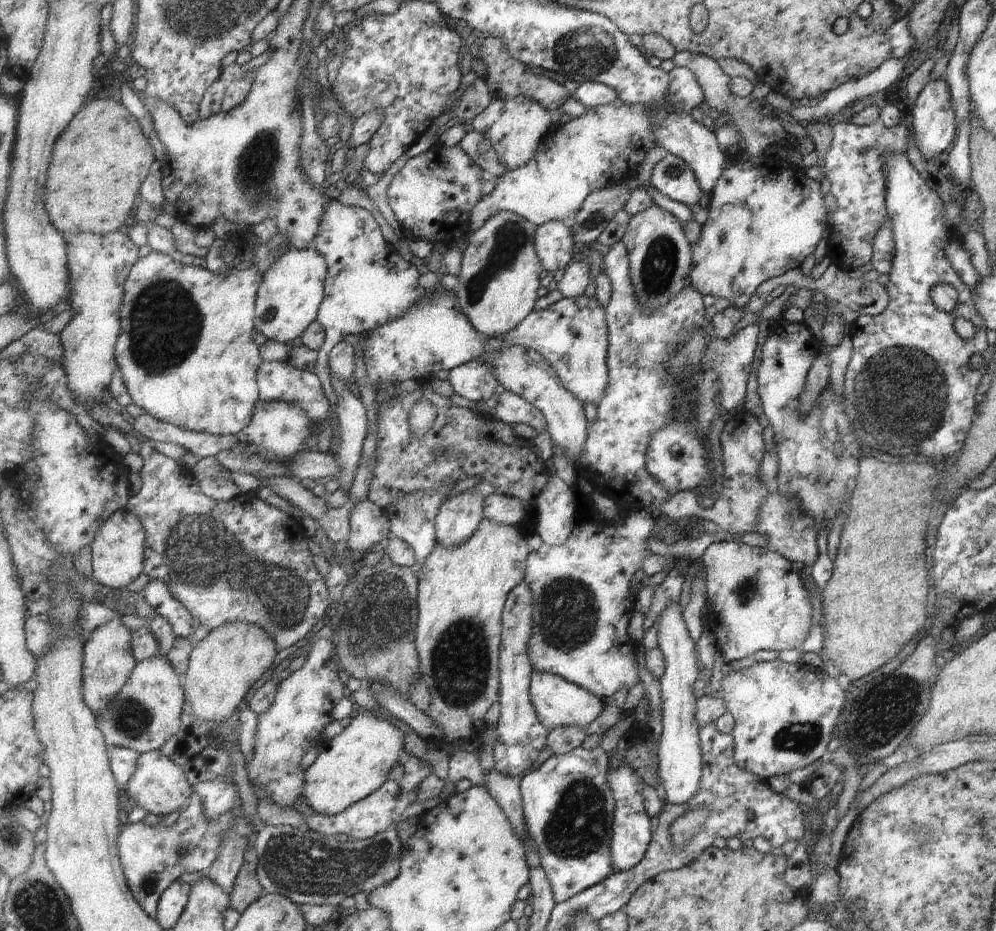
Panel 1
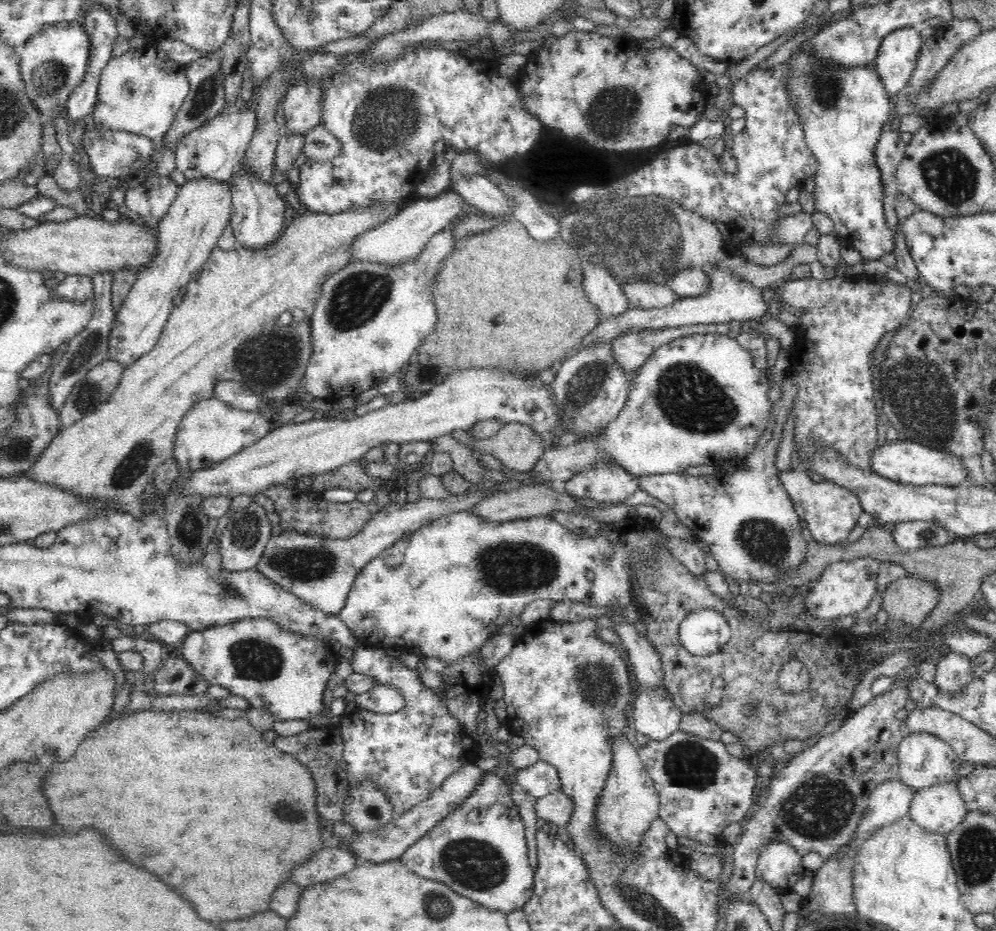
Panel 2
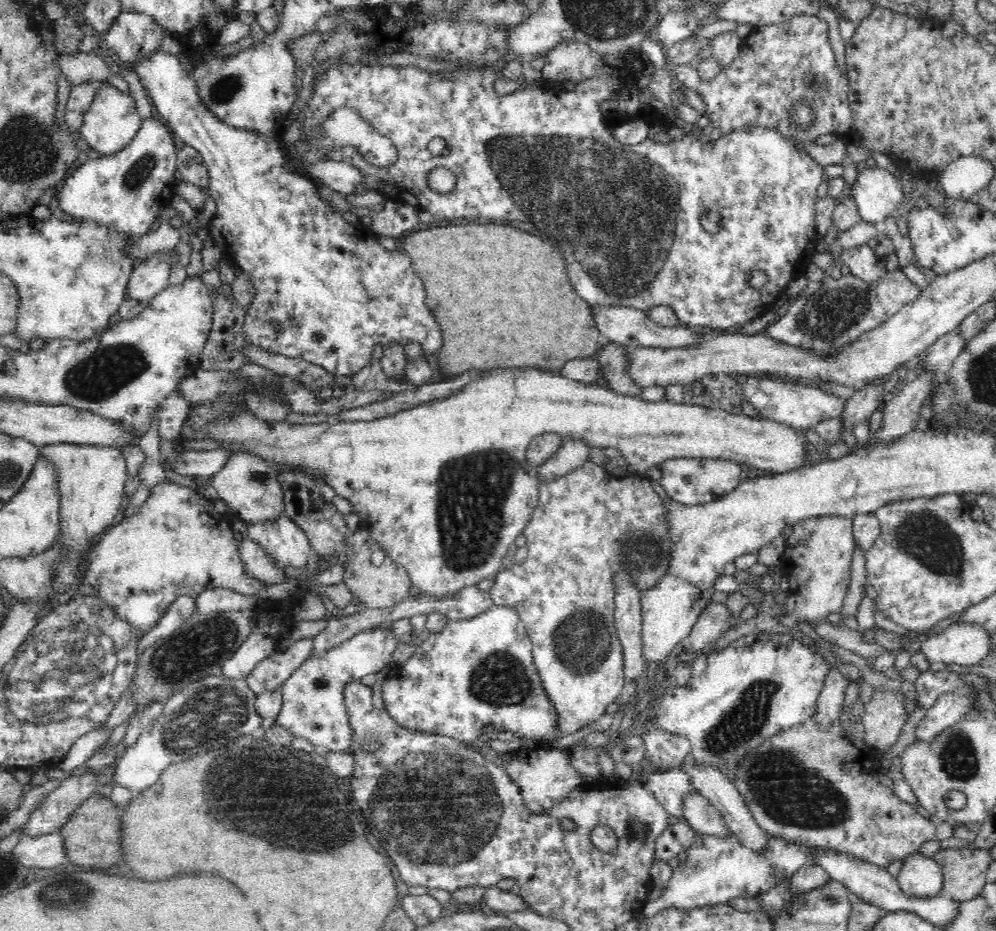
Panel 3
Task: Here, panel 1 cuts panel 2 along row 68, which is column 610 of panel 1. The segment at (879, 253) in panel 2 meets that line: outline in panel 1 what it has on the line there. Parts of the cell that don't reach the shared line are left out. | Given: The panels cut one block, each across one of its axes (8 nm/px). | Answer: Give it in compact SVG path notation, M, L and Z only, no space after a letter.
M598 746L589 750L577 747L562 755L553 754L538 769L522 776L520 789L528 832L538 846L557 903L565 903L572 896L602 883L616 870L612 855L616 800L610 787L609 772L609 753Z

